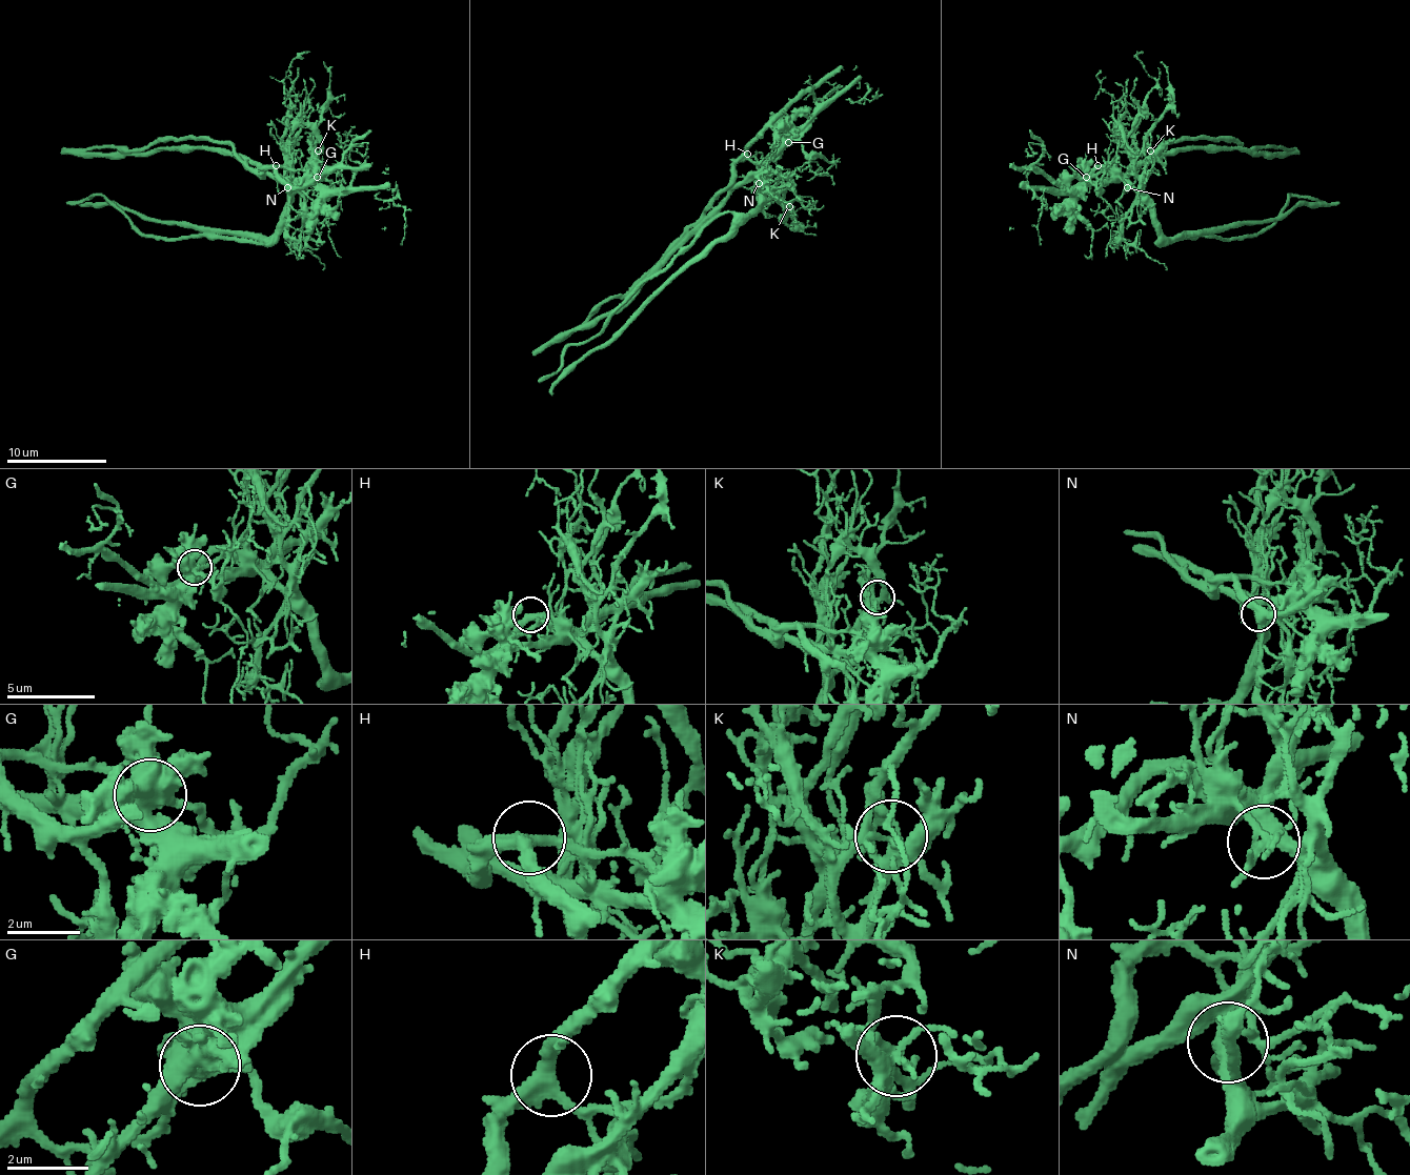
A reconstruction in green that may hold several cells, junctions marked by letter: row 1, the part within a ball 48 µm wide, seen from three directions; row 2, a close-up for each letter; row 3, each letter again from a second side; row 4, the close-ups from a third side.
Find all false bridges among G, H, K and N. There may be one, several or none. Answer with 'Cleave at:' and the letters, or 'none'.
Cleave at: G, N

